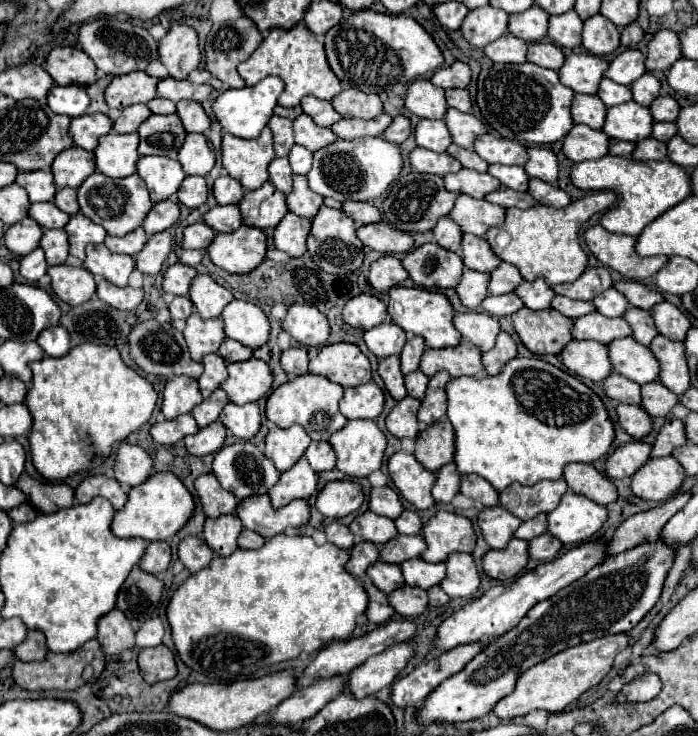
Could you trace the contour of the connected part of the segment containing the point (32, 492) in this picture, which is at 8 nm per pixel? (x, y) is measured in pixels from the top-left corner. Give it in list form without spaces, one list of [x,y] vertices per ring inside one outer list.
[[[21,474],[19,482],[15,484],[21,492],[25,492],[27,500],[43,514],[53,514],[57,510],[69,508],[73,504],[73,488],[67,484],[55,482],[41,482],[31,478],[29,474]]]

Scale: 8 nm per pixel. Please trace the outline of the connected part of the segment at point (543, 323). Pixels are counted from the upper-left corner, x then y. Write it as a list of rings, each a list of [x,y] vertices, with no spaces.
[[[521,308],[513,314],[513,326],[521,342],[539,356],[559,354],[573,340],[573,320],[561,316],[557,310],[533,312],[529,308]]]

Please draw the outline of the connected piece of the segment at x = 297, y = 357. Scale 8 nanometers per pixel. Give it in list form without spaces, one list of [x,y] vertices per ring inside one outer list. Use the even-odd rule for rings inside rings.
[[[291,346],[281,356],[281,366],[289,374],[289,378],[297,378],[301,374],[307,374],[307,350],[303,346]]]

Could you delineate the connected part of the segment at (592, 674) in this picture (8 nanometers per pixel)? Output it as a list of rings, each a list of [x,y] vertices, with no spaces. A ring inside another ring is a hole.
[[[627,634],[597,638],[597,640],[567,648],[567,650],[543,660],[541,664],[535,664],[533,668],[529,668],[529,672],[525,672],[517,678],[517,684],[511,694],[501,698],[493,706],[495,716],[499,716],[501,720],[513,720],[513,718],[529,714],[531,710],[547,710],[549,714],[567,710],[571,702],[575,702],[589,688],[595,688],[607,676],[615,656],[627,646],[627,640],[629,640]]]

